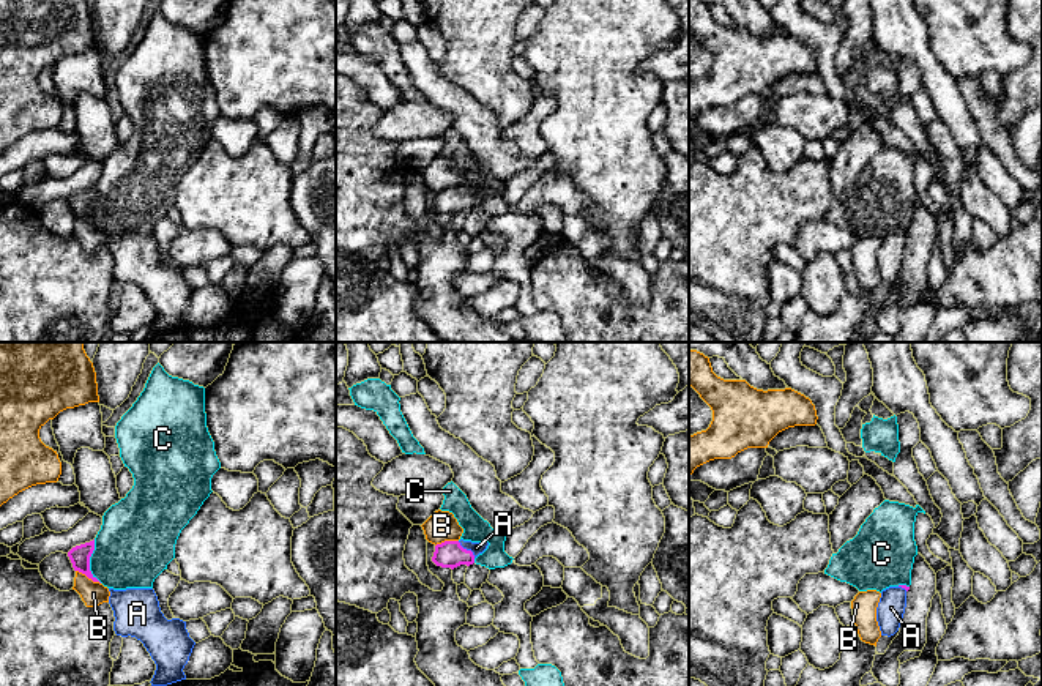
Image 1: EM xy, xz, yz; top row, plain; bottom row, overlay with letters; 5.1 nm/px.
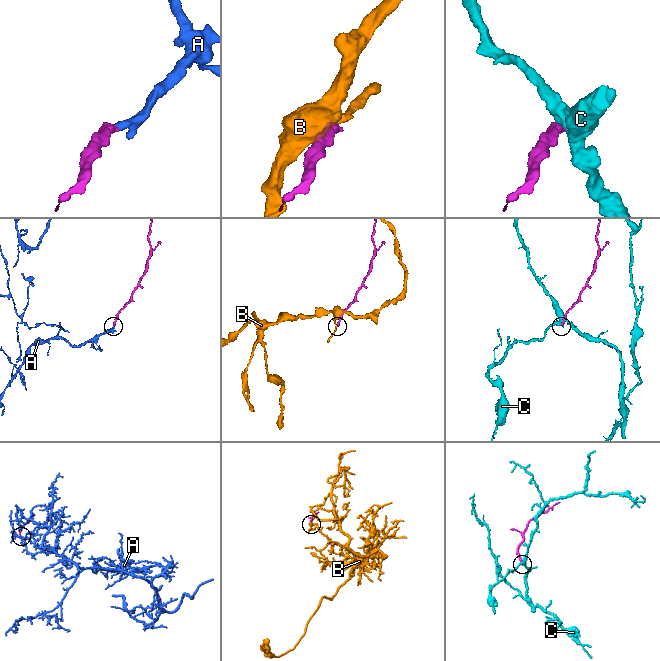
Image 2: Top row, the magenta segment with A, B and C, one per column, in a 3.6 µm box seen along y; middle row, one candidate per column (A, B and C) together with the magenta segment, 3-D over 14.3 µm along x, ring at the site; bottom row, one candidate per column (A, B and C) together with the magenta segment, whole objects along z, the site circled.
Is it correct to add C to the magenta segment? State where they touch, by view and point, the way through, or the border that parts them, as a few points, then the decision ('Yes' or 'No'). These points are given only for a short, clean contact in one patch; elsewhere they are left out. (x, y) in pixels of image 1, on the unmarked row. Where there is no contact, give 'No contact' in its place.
Touches magenta at xy (89, 208). Boundary: xy (93, 186), (90, 218), (101, 229). No

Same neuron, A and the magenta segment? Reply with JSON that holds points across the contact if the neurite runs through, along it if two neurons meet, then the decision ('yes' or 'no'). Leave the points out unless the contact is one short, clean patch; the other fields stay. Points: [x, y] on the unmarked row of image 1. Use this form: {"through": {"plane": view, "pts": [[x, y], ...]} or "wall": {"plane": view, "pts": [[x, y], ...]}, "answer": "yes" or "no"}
{"through": {"plane": "xz", "pts": [[450, 201], [465, 196], [476, 194]]}, "answer": "yes"}

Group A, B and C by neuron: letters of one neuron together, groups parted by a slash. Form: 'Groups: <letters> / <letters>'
Groups: A / B / C

